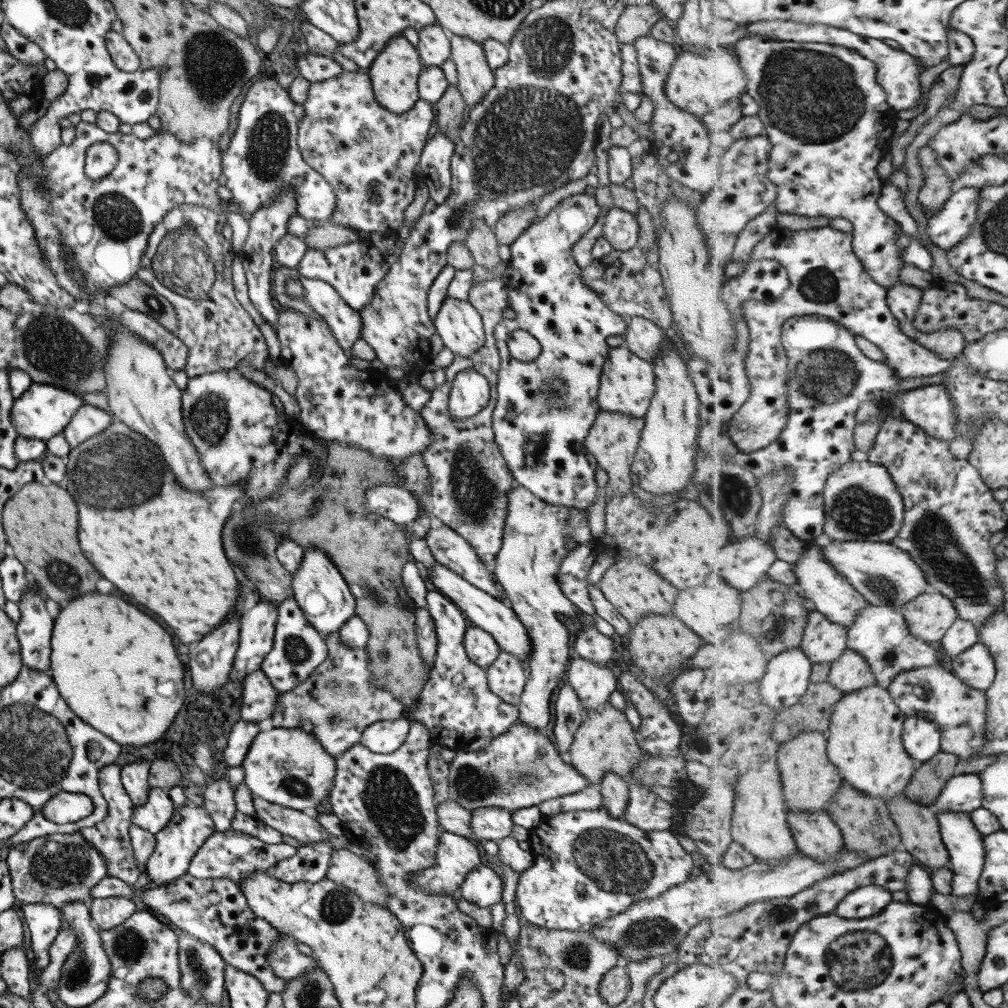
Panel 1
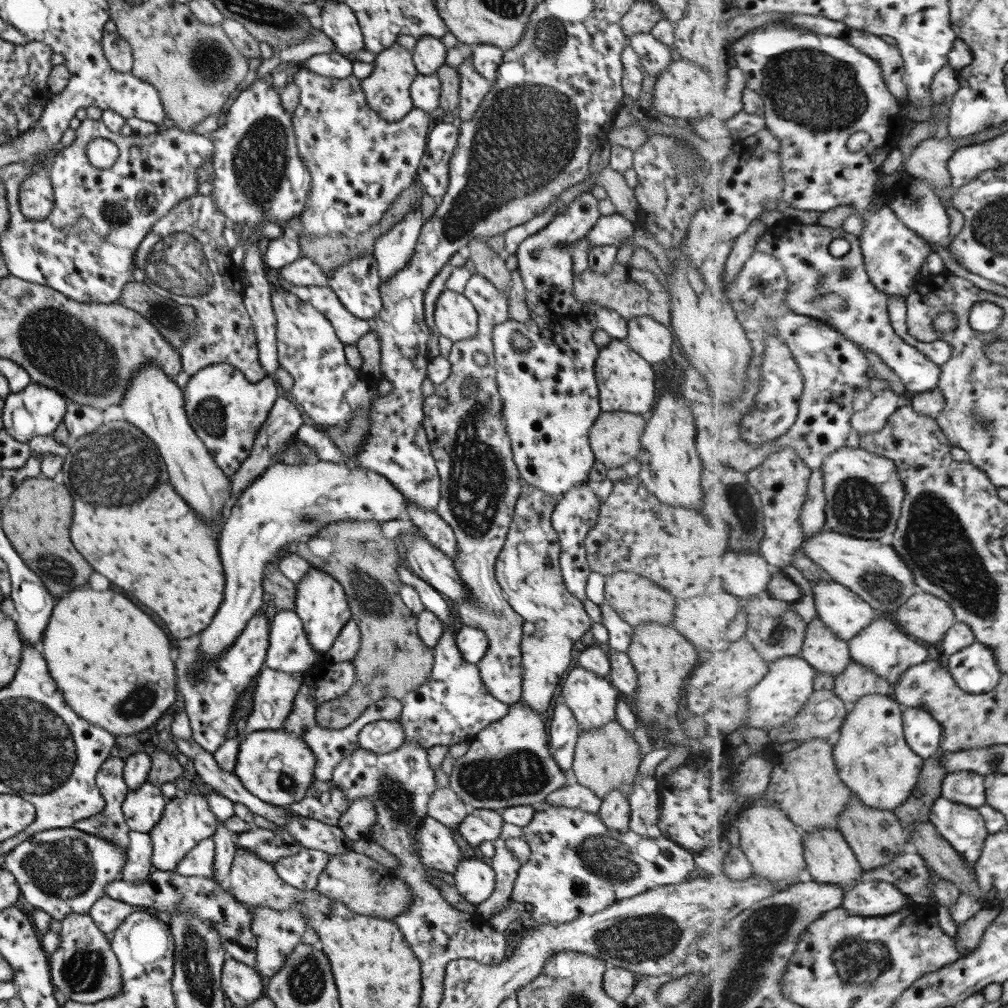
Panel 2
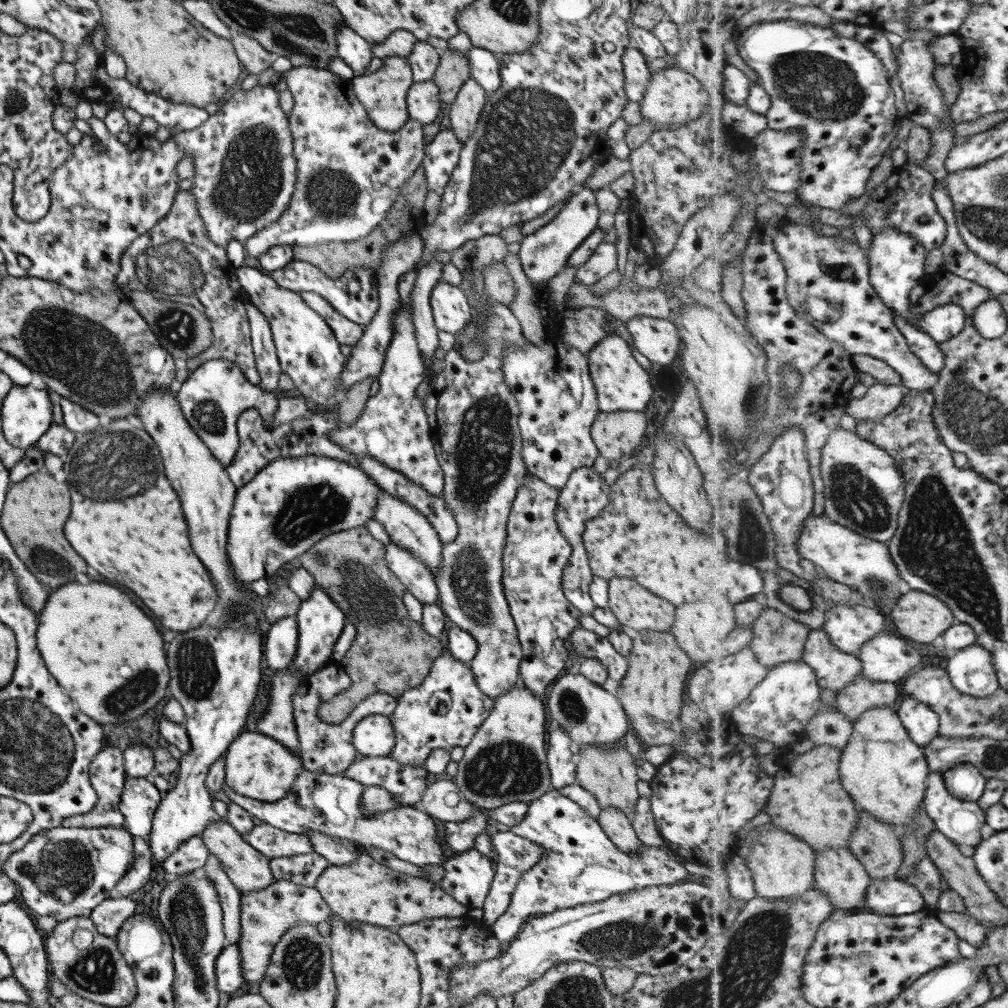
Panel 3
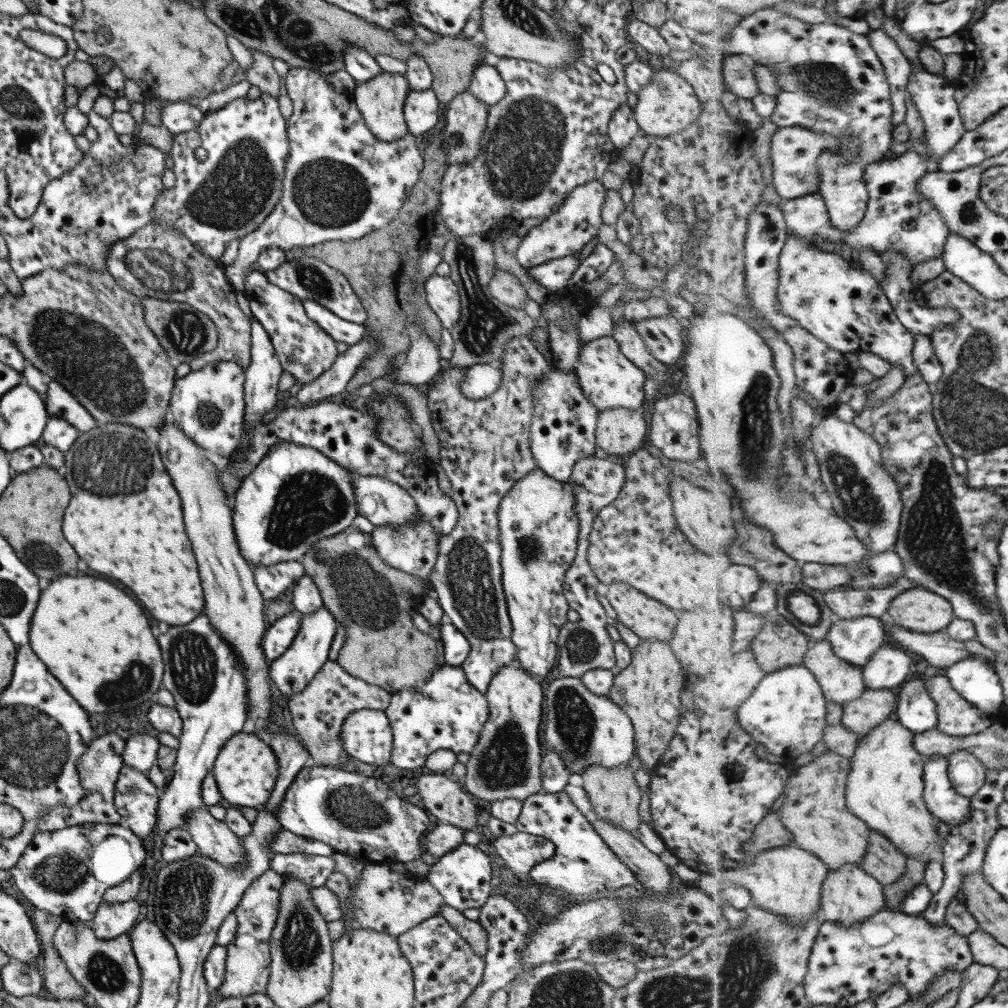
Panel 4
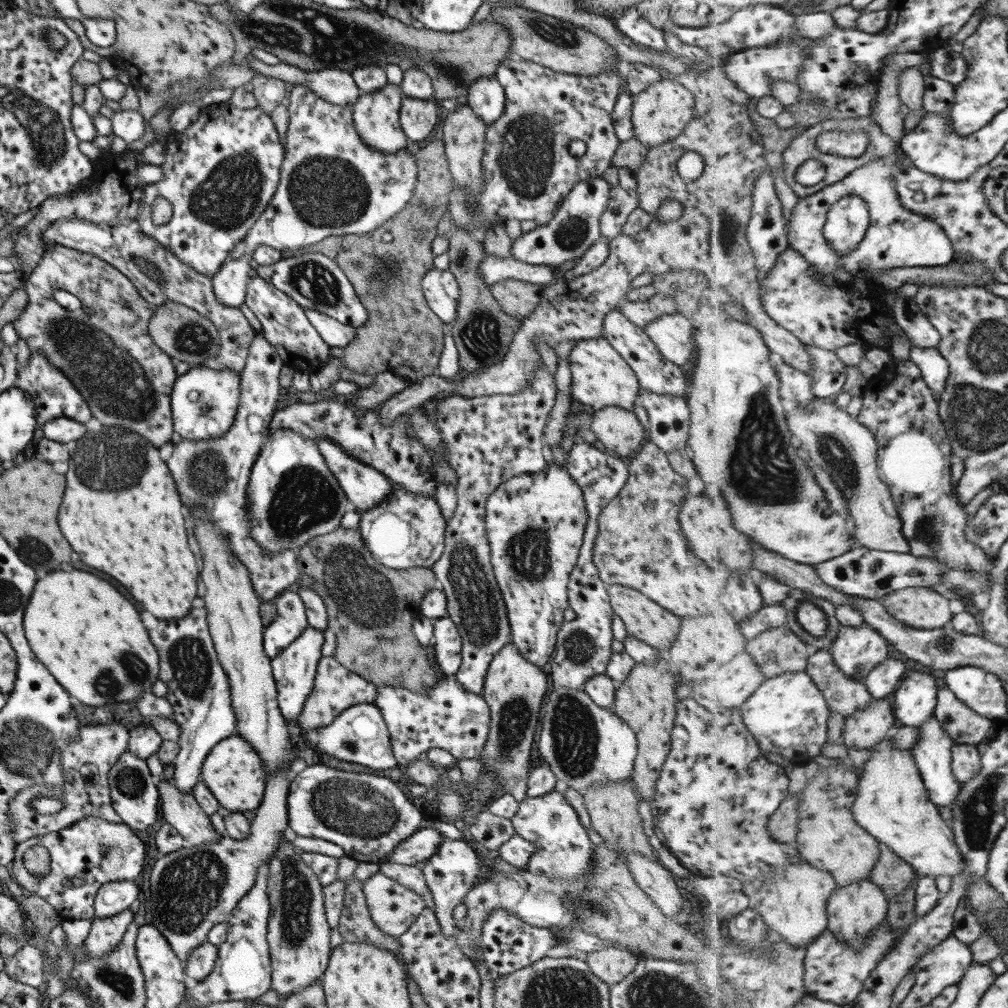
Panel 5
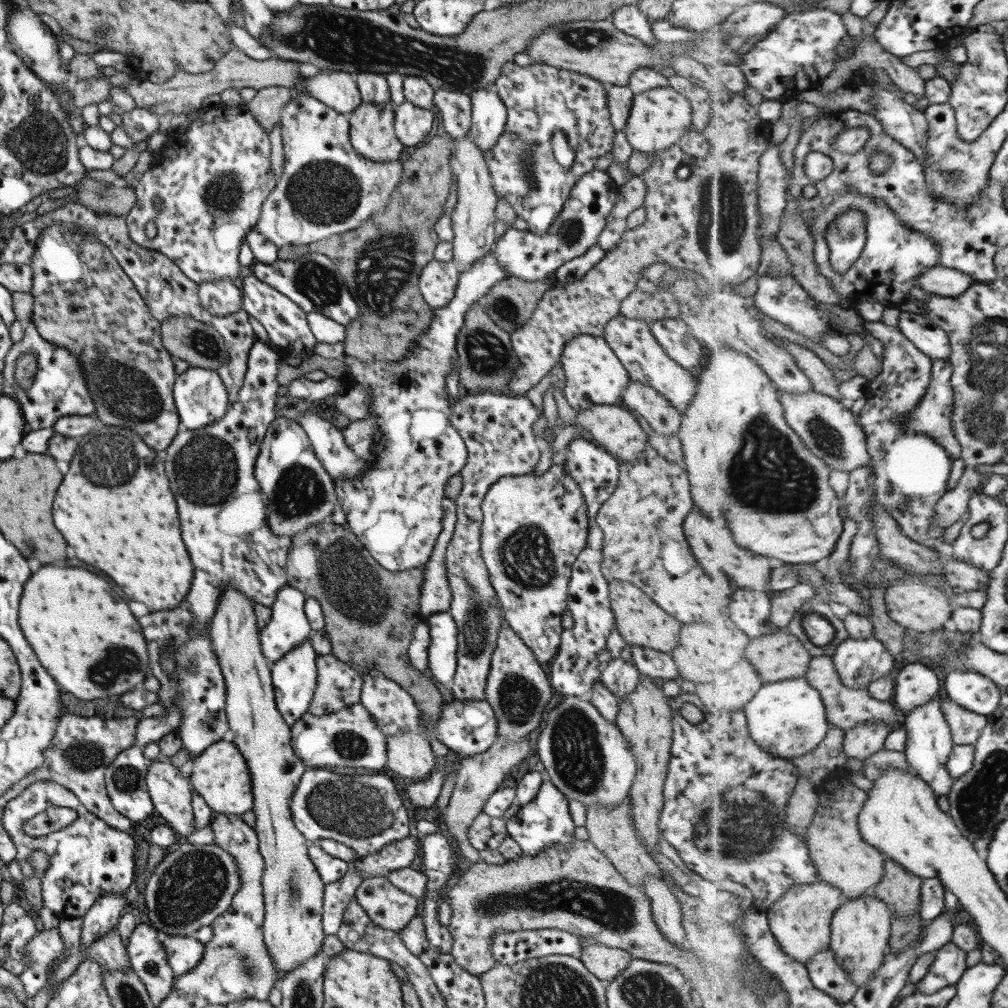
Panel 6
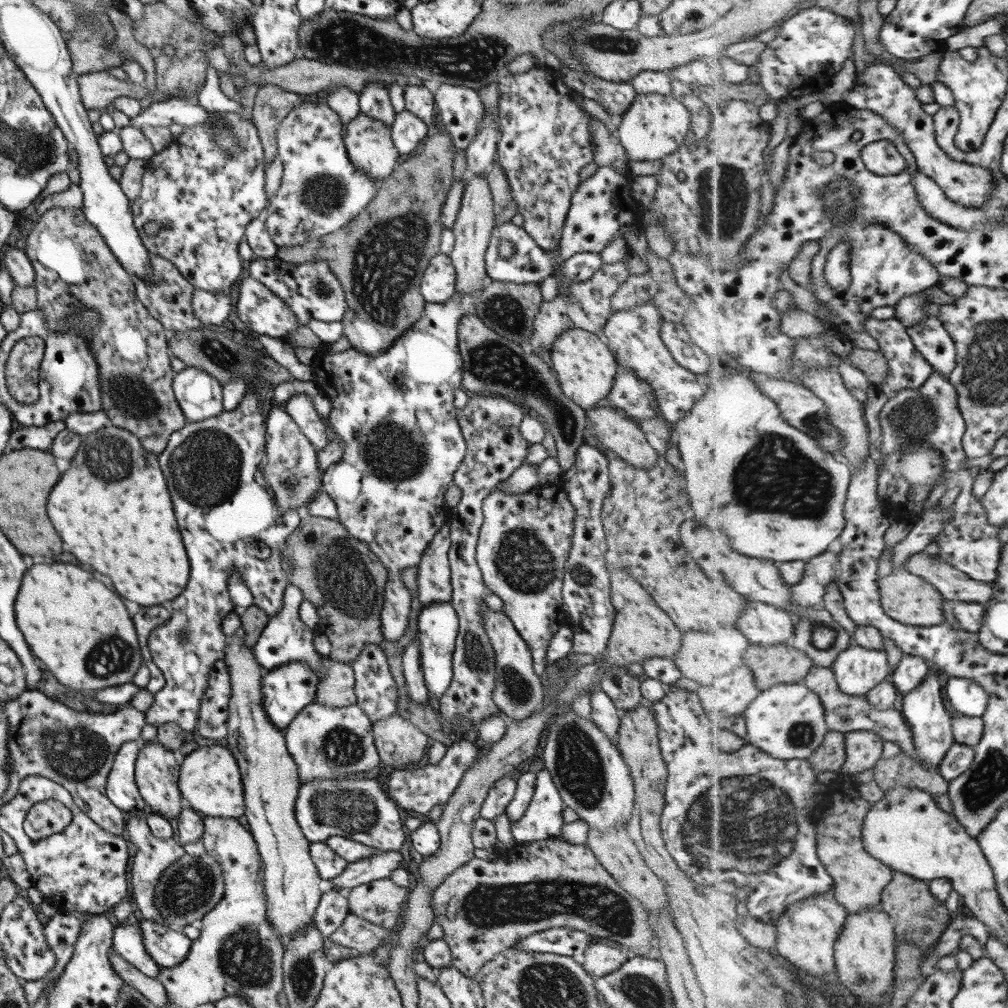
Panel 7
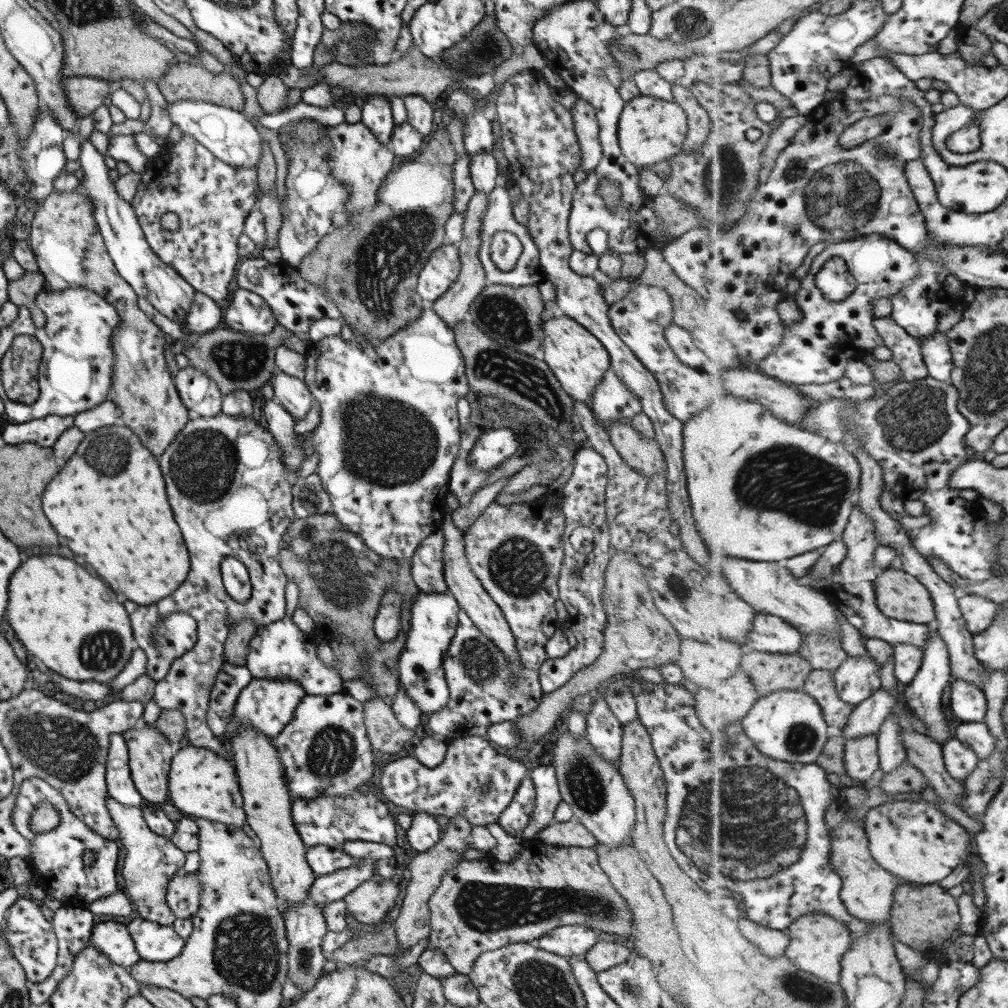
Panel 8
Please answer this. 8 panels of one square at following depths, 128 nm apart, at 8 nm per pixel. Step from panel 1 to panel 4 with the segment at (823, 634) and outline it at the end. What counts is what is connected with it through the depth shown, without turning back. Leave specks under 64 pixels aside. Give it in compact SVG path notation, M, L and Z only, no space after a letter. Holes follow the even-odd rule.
M829 640L812 642L804 665L818 678L826 699L832 703L845 706L866 693L864 668L839 658Z

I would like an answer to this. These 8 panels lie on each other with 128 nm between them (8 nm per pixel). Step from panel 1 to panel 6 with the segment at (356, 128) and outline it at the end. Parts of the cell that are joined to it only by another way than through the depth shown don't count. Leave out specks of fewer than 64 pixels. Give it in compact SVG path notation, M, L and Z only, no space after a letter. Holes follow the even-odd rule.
M298 94L289 99L280 112L279 130L283 150L281 176L265 197L254 225L275 247L307 246L354 230L387 206L391 193L397 190L402 162L371 162L359 156L349 142L347 115L335 112L311 95ZM221 278L221 280L199 284L197 292L199 306L203 310L207 310L209 314L215 314L215 316L237 312L241 309L242 295L240 290L233 286L233 282L238 280Z

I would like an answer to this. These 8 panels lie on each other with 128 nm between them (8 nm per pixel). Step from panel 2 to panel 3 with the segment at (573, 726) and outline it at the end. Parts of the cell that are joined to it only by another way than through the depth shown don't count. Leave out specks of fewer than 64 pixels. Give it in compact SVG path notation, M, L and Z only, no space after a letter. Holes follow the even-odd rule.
M555 727L547 736L546 766L550 775L551 789L559 789L575 783L575 761L570 750L567 734Z

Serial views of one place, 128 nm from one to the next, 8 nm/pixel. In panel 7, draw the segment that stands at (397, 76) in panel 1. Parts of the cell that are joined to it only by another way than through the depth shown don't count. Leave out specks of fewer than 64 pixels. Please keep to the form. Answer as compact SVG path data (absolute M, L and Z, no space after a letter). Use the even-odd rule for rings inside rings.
M357 114L353 120L343 124L341 129L343 146L349 162L355 166L355 170L361 170L369 178L382 181L398 164L399 154L391 142L391 130L389 126L380 124L373 118L367 118L367 115Z

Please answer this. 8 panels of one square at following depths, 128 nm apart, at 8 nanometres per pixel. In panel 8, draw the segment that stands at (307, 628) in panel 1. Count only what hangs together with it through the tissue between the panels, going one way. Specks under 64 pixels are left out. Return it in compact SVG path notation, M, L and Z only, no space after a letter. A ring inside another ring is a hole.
M287 580L284 588L285 610L284 615L275 622L260 626L249 639L247 652L245 653L244 667L249 670L252 678L289 678L299 682L305 695L330 695L343 691L342 679L336 668L325 666L317 658L317 638L315 634L309 634L299 630L295 622L291 620L293 611L299 602L298 586L291 580Z

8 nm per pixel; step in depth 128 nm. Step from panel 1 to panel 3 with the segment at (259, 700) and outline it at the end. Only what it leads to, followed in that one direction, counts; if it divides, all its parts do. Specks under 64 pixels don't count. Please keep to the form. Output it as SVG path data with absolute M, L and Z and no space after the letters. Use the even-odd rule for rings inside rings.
M278 670L270 678L269 705L257 721L256 732L280 743L287 751L299 755L295 725L293 723L291 694L301 685L301 676L295 672Z

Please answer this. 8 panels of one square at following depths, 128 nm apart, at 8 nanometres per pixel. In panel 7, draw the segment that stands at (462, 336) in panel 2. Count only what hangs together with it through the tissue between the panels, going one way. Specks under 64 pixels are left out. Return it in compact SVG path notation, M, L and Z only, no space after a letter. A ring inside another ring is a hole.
M438 253L429 260L418 288L426 304L442 304L453 296L454 285L455 272L450 257Z

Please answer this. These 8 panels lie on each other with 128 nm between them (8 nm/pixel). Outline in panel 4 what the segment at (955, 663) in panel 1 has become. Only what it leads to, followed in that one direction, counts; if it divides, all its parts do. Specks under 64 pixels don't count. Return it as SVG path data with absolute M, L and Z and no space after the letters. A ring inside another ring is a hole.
M971 656L946 669L951 684L979 711L994 716L1006 707L1002 678L985 658Z

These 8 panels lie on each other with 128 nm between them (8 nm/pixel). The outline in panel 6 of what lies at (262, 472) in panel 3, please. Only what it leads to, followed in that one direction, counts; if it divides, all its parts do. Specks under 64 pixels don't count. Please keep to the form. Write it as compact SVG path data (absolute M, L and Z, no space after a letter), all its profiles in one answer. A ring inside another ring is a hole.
M275 417L268 424L253 474L266 503L264 520L275 535L293 538L309 525L329 521L331 511L337 507L334 480L321 466L303 429L285 417Z

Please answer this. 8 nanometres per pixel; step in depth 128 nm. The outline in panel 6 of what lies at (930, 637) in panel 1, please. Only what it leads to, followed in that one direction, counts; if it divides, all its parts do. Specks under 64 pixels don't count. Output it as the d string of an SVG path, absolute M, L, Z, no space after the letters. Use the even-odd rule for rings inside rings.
M907 577L893 579L893 585L887 588L886 605L890 617L910 632L927 633L943 628L943 624L953 617L954 611L949 608L947 597L939 587Z

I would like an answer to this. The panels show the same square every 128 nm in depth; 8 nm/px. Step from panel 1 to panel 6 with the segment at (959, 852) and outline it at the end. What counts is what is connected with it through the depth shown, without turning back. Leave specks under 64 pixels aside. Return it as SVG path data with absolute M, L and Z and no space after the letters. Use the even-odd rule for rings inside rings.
M935 697L928 704L915 708L912 714L902 718L902 723L908 733L905 755L909 764L915 768L917 775L922 780L925 780L938 796L949 796L950 791L954 787L955 780L950 776L948 764L956 745L950 723L947 721L946 714L942 708L941 698Z

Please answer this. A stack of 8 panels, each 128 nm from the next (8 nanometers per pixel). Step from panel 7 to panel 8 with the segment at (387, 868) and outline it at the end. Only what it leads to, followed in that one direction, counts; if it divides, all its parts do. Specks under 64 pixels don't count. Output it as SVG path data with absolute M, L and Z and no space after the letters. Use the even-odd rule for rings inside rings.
M363 859L361 866L349 866L349 868L315 877L307 891L307 898L311 898L318 906L342 900L349 891L373 874L373 860Z

